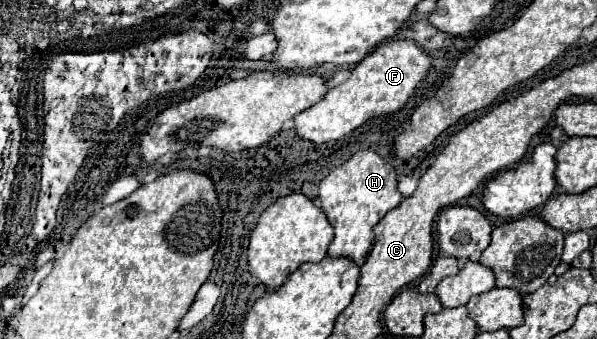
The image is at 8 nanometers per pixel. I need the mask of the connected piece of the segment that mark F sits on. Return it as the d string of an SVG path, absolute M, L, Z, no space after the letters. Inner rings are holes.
M389 40L387 44L379 44L351 70L351 76L343 84L329 90L323 100L293 118L295 134L301 140L313 144L341 140L371 116L391 114L399 110L415 94L415 86L427 76L427 70L431 68L429 60L431 58L427 56L427 52L417 48L413 40ZM421 58L427 60L421 64Z

